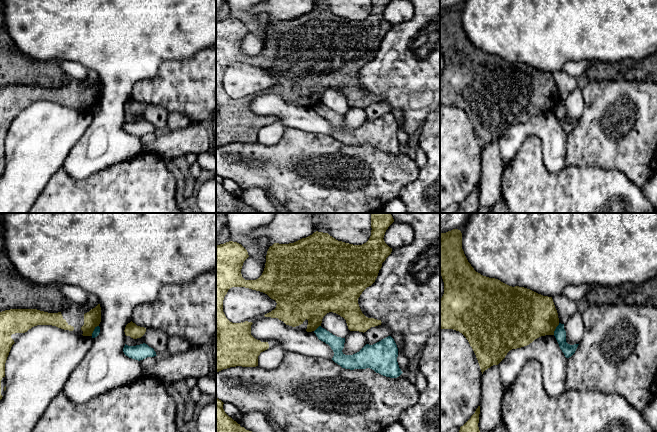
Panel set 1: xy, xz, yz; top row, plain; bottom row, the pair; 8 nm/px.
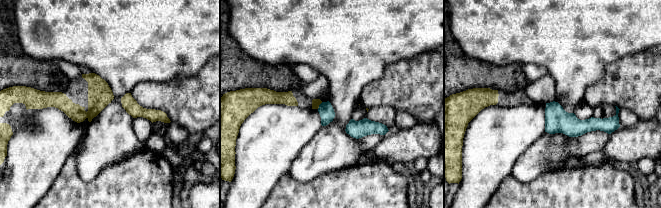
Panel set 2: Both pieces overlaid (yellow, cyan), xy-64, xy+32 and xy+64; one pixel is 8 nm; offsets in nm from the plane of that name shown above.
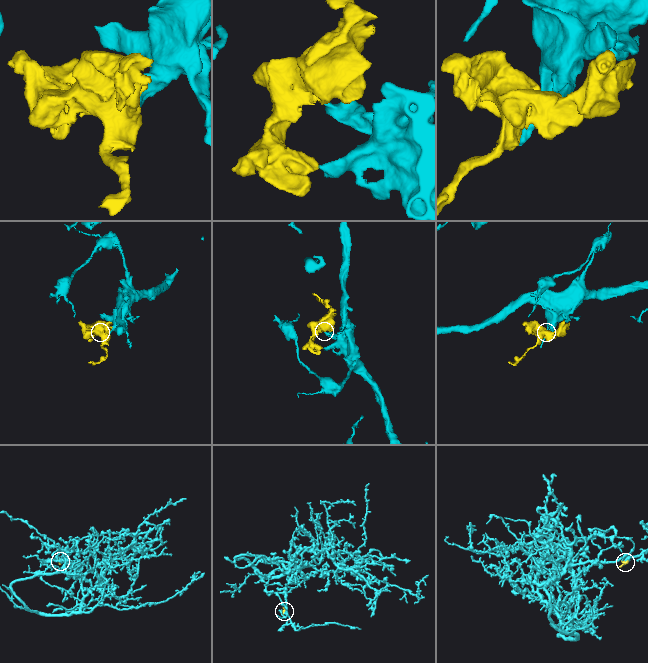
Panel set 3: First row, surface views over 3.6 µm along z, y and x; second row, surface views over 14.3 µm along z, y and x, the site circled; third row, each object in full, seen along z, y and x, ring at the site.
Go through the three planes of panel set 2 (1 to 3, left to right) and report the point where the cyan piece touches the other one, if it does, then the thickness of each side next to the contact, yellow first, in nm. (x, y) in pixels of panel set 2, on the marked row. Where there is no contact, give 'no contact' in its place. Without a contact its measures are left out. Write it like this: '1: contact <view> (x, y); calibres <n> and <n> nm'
1: no contact
2: contact xy+32 (319, 104); calibres 60 and 120 nm
3: no contact

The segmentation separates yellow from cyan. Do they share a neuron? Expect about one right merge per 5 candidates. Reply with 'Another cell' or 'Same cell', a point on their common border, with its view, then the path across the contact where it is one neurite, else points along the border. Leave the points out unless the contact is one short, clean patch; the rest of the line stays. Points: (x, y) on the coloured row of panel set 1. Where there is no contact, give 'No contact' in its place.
Another cell. Touches yellow at xy (93, 330). Boundary: xy (98, 325), (91, 335)

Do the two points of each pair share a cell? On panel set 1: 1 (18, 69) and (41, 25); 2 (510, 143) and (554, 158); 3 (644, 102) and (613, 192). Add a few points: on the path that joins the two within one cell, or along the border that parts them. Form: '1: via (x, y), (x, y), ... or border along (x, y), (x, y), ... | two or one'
1: border along (10, 37), (23, 53), (35, 59), (48, 60) | two
2: via (524, 131), (538, 131), (551, 144) | one
3: border along (597, 166), (603, 169), (620, 170), (638, 186) | two

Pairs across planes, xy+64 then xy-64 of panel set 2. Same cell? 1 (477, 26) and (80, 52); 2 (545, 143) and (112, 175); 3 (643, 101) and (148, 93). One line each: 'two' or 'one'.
1: one
2: two
3: one

